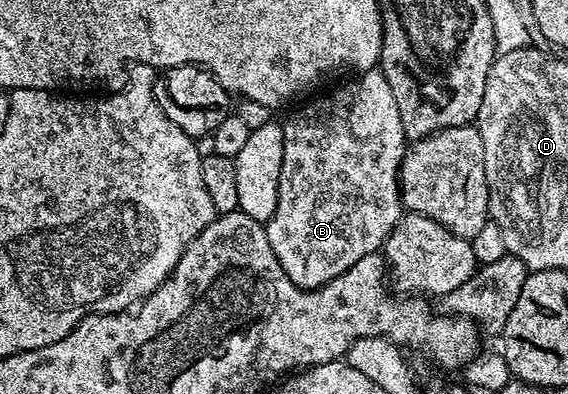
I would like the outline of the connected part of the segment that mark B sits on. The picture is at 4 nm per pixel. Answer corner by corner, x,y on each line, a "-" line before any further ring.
379,68
369,69
367,73
353,76
345,85
340,85
337,89
332,89
329,93
324,93
321,97
313,96
313,101
305,100
301,109
296,109
288,118
283,118
284,142
282,143
282,175
278,175
278,203
274,207
274,213
270,220
266,222
266,232
270,239
270,251
278,259
284,274
299,289
320,289
330,279
342,275
362,255
370,255
377,252
383,246
384,240
390,235
402,216
402,206
400,204
400,164
404,158
406,148
406,138
402,119
398,115
398,103
394,103
394,91
390,91
390,83
386,83
383,73

